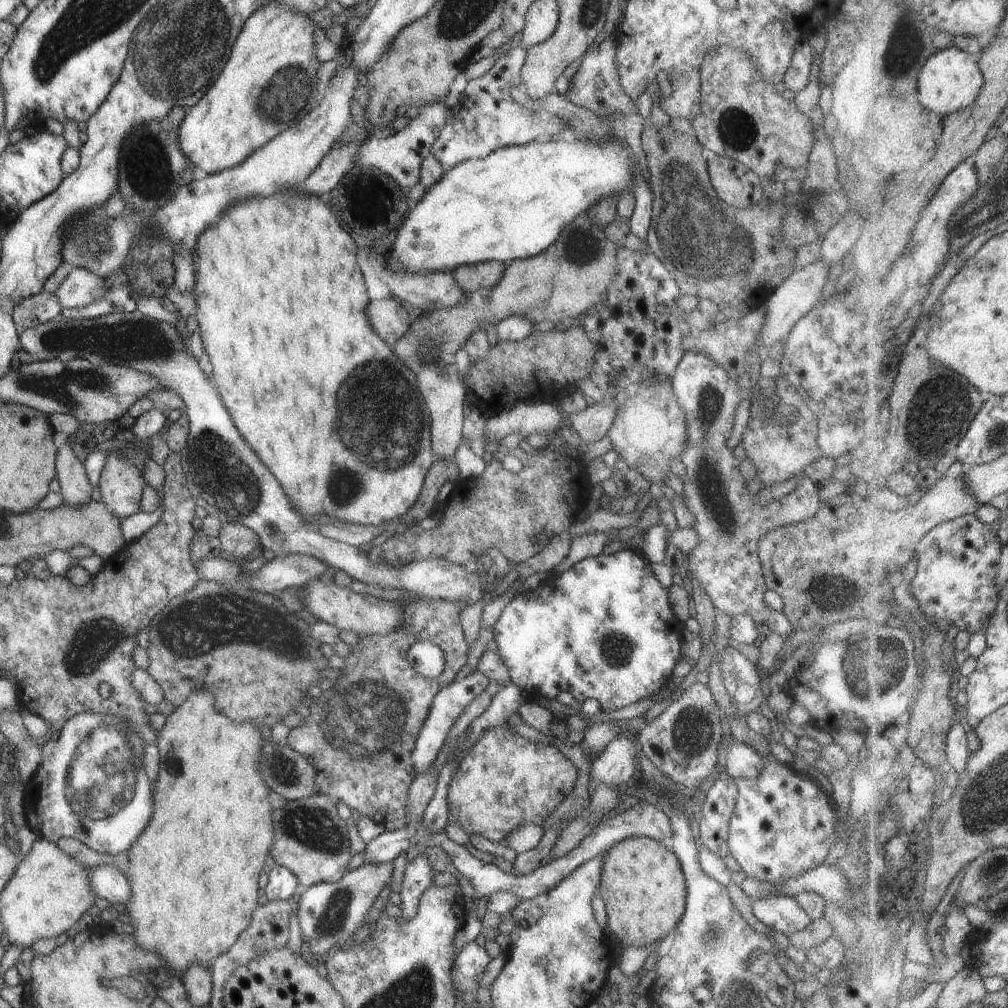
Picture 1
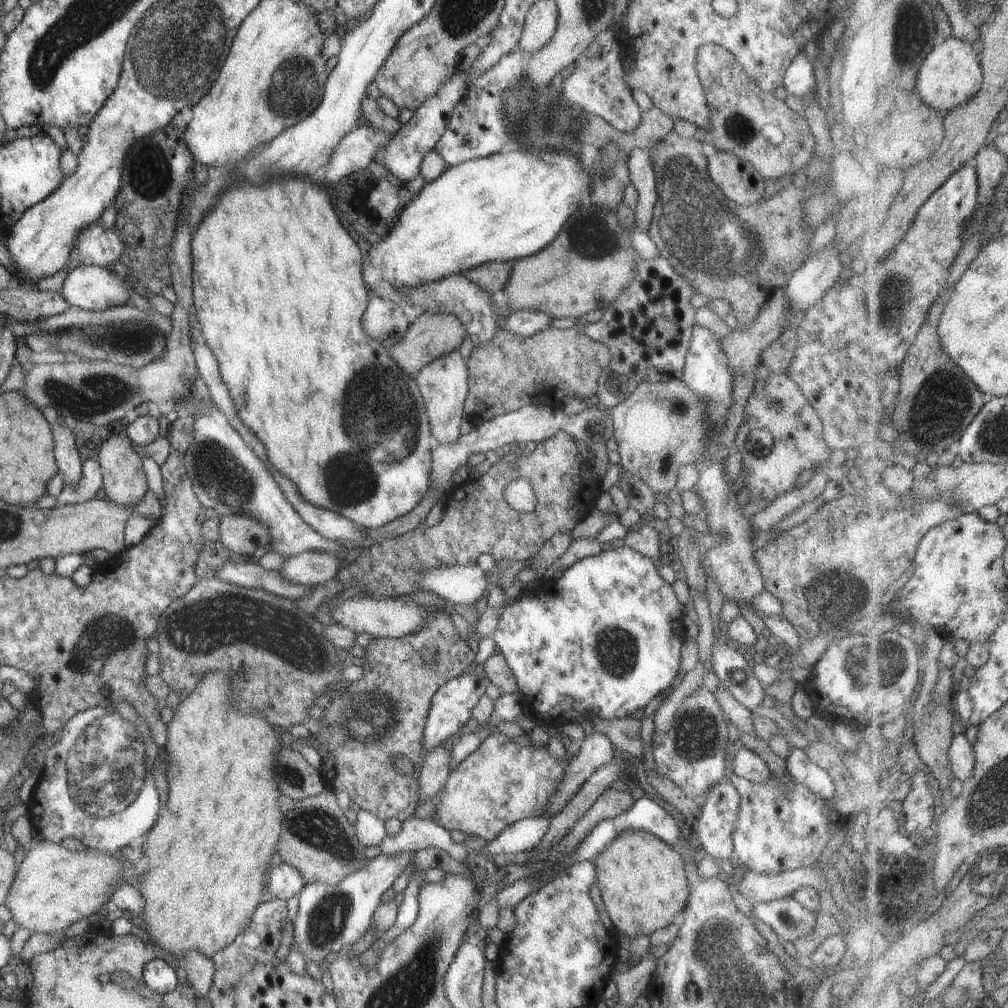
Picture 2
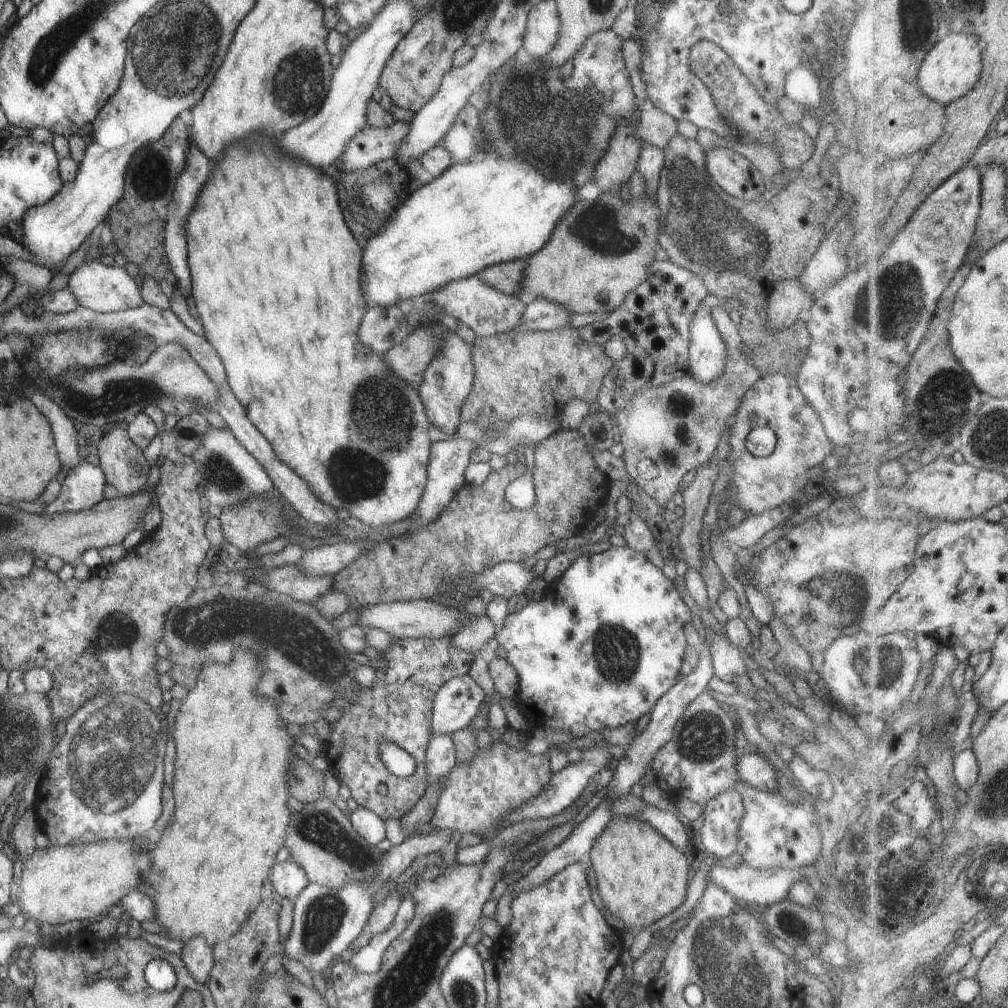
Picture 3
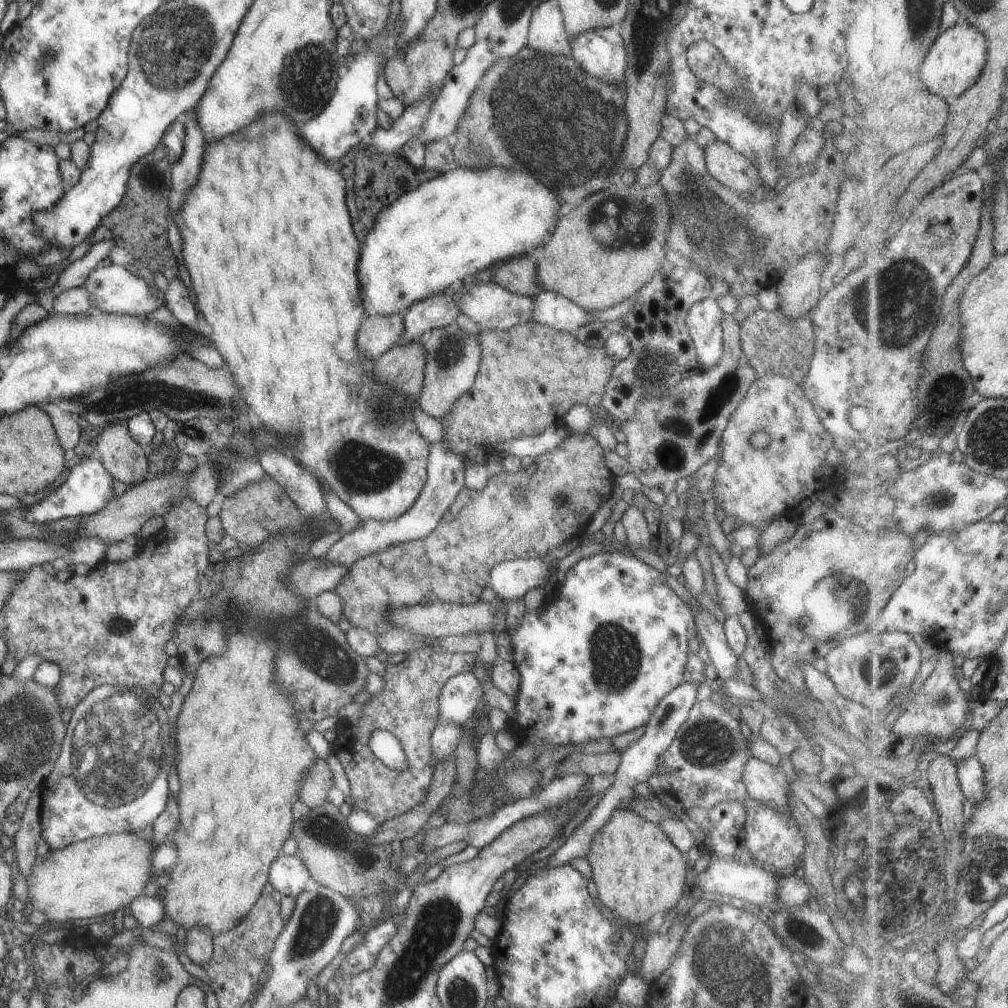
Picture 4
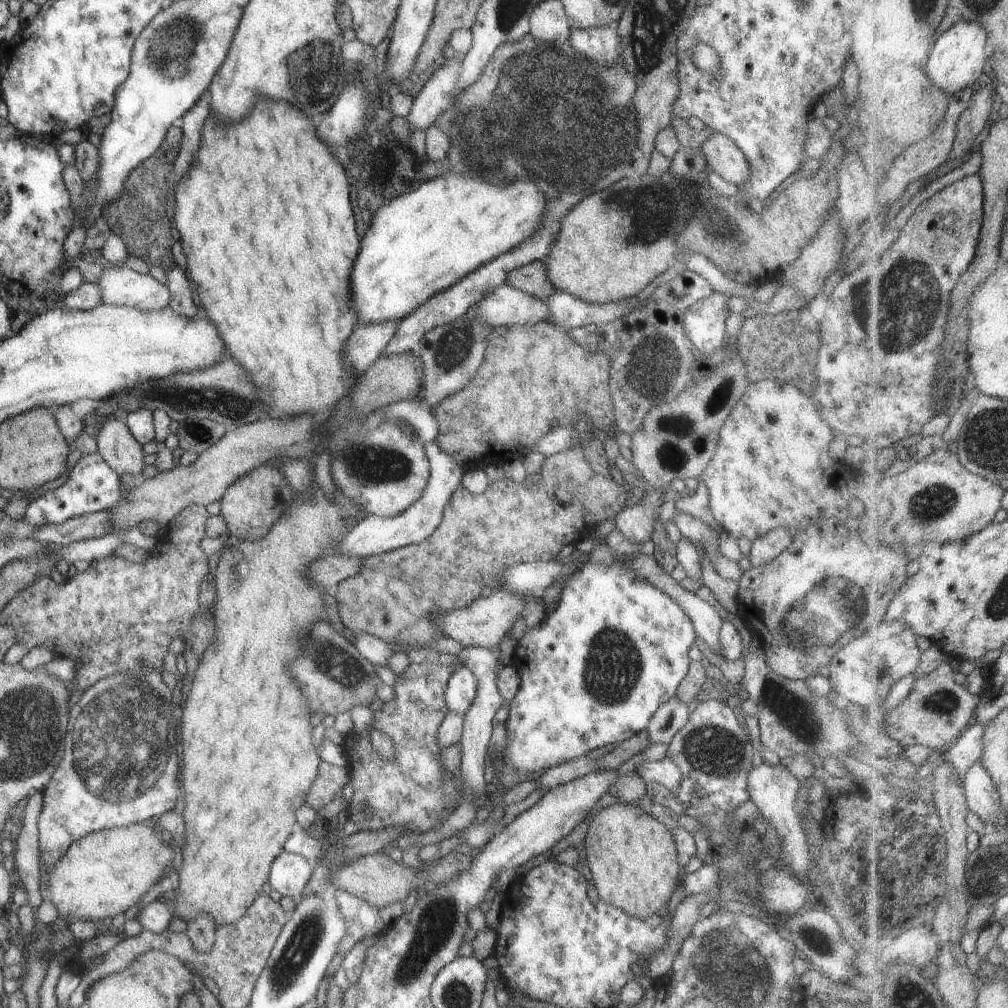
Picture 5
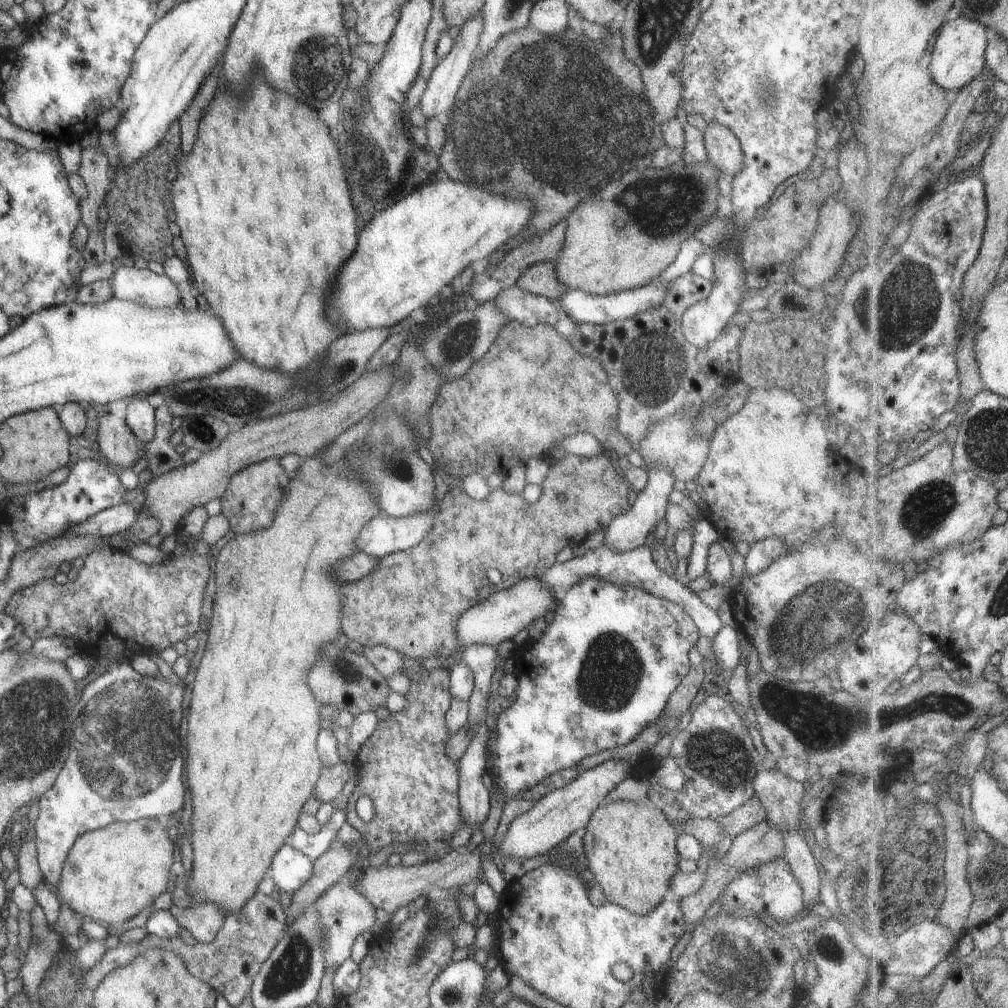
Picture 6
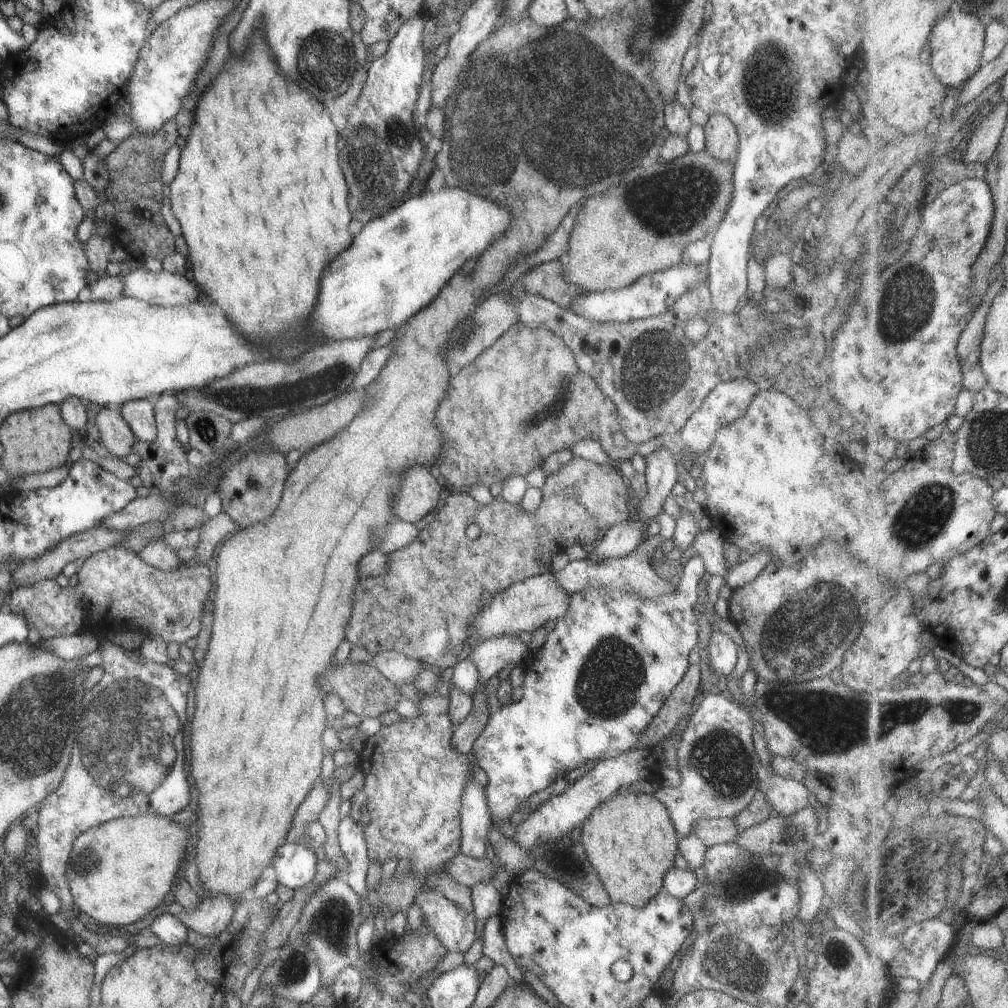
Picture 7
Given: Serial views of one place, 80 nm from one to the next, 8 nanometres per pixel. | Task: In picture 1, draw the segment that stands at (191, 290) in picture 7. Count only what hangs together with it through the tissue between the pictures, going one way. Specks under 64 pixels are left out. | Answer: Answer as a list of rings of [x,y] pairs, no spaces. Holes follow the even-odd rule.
[[[73,267],[54,290],[62,308],[79,308],[101,299],[109,290],[111,280],[98,277],[86,268]]]

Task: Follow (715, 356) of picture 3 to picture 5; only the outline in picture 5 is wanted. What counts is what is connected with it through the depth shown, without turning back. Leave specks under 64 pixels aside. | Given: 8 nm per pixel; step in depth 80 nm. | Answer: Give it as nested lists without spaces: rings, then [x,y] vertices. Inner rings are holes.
[[[712,292],[691,304],[683,313],[685,336],[704,357],[723,344],[723,322],[731,314],[725,301],[731,296]]]

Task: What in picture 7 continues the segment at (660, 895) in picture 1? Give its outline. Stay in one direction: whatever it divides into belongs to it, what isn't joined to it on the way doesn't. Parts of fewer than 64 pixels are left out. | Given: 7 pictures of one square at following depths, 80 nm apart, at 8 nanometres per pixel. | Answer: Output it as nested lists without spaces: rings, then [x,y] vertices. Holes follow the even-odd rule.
[[[615,792],[590,810],[577,832],[588,861],[598,874],[611,903],[625,903],[633,908],[641,908],[652,896],[661,892],[662,878],[664,872],[672,866],[679,836],[668,810],[652,794]]]

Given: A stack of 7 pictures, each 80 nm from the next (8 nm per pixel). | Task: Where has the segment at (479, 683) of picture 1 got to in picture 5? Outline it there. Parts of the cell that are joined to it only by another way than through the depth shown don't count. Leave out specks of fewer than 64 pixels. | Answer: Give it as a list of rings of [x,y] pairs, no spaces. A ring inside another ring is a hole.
[[[459,665],[449,677],[444,699],[448,712],[464,714],[475,696],[476,678],[465,665]]]

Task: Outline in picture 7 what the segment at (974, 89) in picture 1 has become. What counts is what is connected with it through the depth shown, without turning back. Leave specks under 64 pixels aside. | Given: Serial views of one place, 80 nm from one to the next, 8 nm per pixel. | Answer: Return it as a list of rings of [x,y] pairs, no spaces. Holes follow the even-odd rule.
[[[963,12],[947,13],[932,28],[930,36],[931,65],[939,80],[947,87],[961,86],[965,80],[973,78],[985,60],[986,26],[973,14]]]

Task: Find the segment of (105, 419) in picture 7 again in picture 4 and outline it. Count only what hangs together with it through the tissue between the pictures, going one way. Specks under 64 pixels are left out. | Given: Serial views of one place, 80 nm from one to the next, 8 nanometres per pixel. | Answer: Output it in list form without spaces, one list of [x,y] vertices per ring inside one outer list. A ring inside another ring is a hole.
[[[111,423],[103,427],[97,437],[95,455],[111,478],[127,487],[149,477],[147,454],[133,440],[125,423]]]

